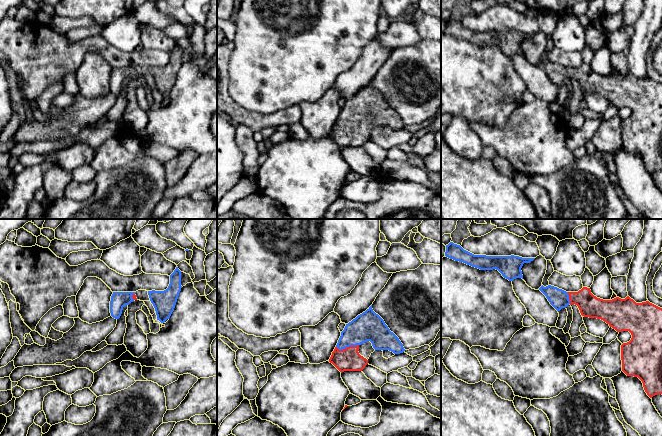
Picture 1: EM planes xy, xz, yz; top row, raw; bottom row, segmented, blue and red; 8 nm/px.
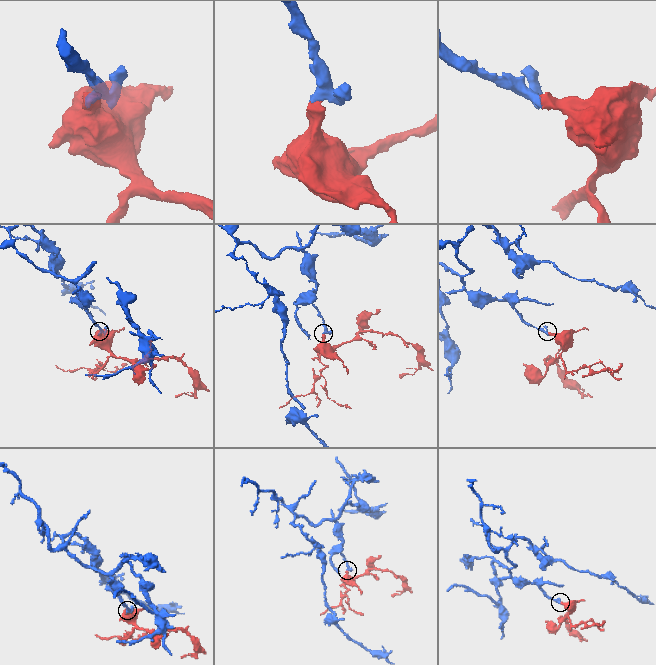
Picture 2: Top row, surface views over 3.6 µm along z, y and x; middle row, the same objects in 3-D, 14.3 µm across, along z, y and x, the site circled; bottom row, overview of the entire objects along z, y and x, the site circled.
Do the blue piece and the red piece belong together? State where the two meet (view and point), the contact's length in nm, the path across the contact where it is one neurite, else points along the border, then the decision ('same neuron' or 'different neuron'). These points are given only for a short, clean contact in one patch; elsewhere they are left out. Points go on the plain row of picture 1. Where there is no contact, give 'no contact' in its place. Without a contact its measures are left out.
meets blue in xz at (347, 122); contact 190 nm long; runs through xz (368, 102), (347, 122), (348, 135); same neuron

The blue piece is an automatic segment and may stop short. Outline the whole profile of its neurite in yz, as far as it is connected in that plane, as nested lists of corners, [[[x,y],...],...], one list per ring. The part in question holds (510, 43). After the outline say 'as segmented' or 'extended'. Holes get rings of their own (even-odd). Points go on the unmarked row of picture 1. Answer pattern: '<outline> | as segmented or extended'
[[[450,18],[446,21],[445,32],[455,37],[463,38],[480,46],[498,46],[509,57],[522,54],[521,44],[524,39],[530,39],[535,34],[522,34],[519,32],[486,32],[474,31],[464,26],[460,21]]] | as segmented

